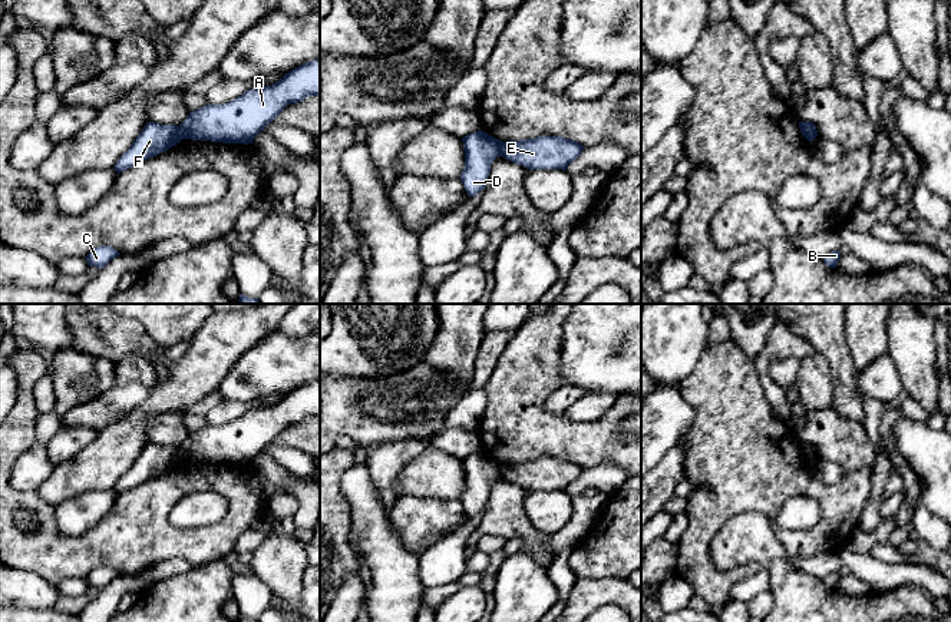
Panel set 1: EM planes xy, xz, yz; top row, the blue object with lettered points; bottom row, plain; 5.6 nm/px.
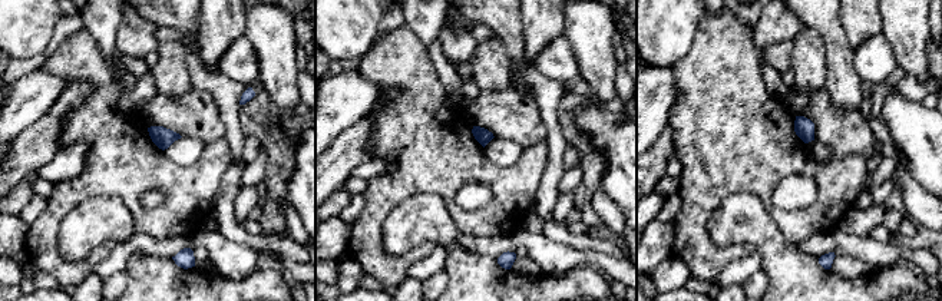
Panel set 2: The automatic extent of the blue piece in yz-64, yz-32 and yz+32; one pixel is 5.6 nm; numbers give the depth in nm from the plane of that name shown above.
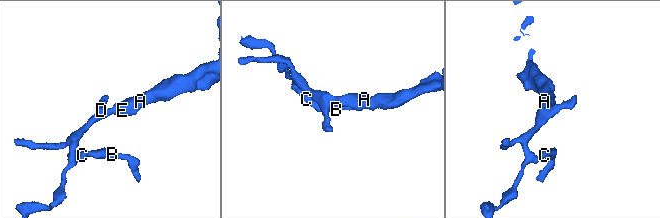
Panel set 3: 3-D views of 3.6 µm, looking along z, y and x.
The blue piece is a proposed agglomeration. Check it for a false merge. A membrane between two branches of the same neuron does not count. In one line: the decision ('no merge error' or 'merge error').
merge error

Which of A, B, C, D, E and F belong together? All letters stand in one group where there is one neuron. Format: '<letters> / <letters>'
A E / B C D F

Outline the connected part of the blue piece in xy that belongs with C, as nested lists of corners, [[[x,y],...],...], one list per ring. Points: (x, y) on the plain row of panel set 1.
[[[102,566],[102,568],[92,570],[86,576],[86,582],[87,582],[89,588],[96,588],[100,590],[100,589],[106,588],[118,576],[120,576],[120,575],[116,570],[113,570],[112,568]]]

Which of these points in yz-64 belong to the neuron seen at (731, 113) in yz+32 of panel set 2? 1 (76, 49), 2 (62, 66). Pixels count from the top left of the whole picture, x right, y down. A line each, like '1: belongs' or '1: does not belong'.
1: belongs
2: belongs

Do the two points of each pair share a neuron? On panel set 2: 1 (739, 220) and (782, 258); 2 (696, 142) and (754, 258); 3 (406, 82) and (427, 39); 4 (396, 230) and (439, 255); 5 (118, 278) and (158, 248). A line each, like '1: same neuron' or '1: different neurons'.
1: same neuron
2: different neurons
3: different neurons
4: different neurons
5: different neurons

